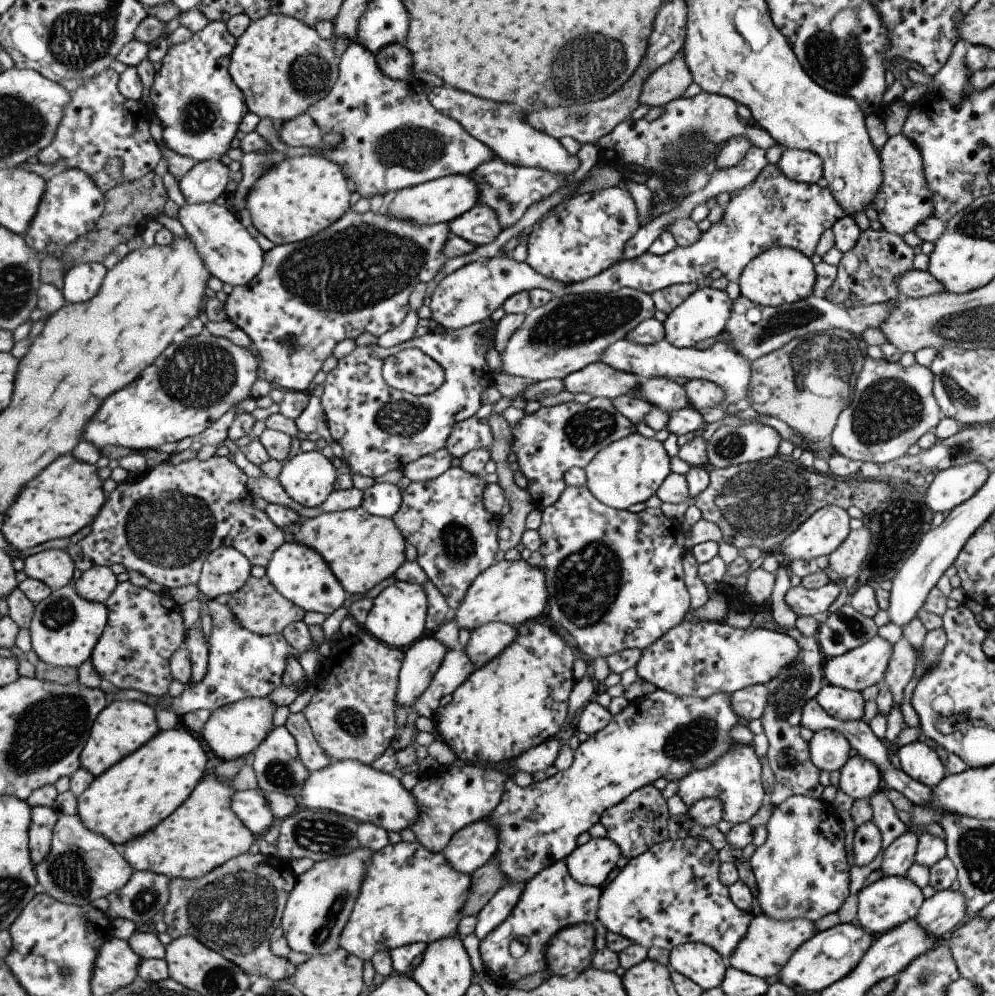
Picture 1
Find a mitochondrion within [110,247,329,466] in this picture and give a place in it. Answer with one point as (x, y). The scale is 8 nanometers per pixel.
(199, 375)

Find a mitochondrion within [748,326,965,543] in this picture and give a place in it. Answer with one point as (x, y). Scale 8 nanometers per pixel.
(890, 407)

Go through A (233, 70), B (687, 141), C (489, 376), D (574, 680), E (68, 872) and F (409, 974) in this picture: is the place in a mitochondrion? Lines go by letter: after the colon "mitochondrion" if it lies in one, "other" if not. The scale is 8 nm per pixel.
A: other
B: mitochondrion
C: other
D: other
E: mitochondrion
F: other

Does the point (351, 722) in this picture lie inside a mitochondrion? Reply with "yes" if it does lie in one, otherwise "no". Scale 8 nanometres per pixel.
yes

